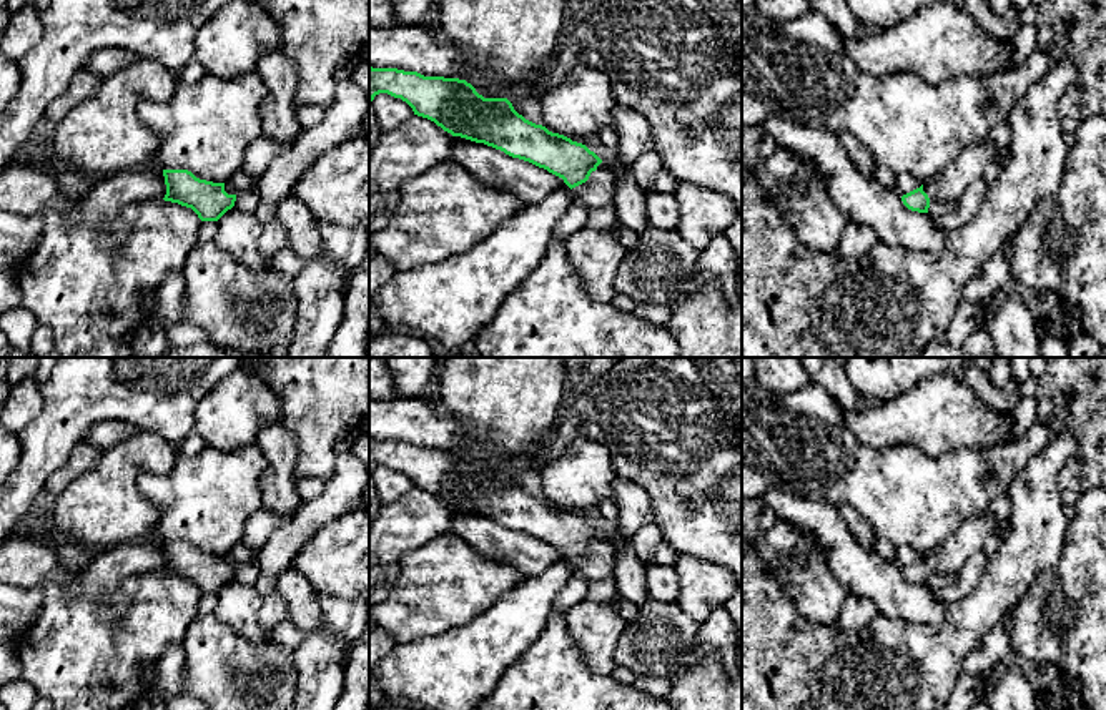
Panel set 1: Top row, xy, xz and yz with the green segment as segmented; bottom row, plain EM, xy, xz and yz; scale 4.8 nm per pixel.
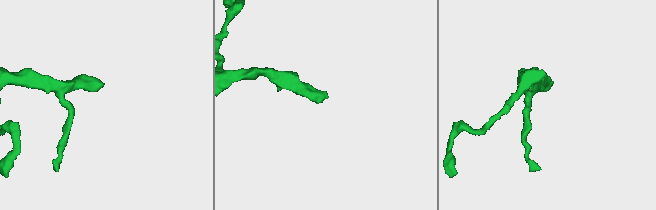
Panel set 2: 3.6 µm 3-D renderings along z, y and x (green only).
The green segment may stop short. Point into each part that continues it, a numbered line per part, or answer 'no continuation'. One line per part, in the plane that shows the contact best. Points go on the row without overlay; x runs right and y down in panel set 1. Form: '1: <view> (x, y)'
1: xz (599, 564)

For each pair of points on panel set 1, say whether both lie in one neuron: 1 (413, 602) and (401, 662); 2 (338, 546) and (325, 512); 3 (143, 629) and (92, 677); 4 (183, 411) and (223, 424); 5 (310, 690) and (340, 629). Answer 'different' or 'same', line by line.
1: different
2: different
3: same
4: different
5: same

